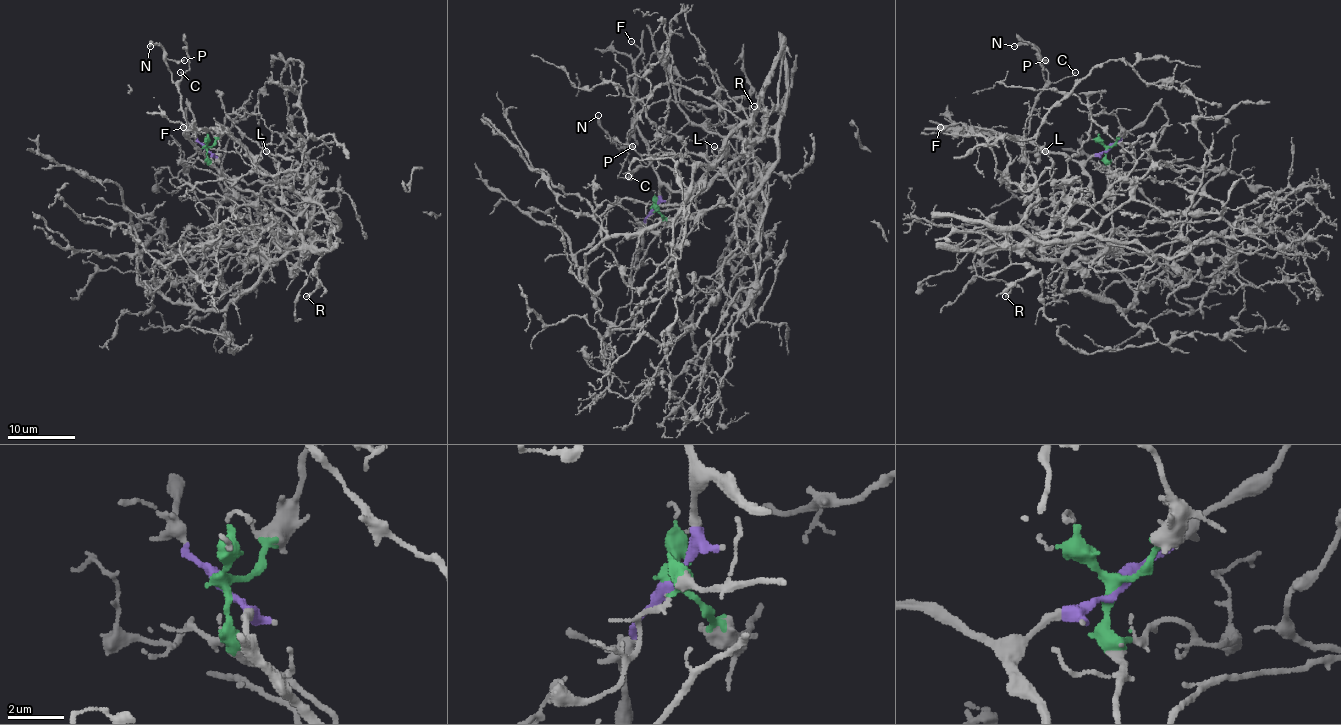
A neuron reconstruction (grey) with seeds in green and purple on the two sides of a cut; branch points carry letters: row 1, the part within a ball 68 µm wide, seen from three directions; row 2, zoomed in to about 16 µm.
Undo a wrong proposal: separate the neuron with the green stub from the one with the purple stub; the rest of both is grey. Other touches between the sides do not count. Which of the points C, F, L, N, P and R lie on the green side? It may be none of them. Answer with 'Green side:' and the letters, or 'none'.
Green side: none

